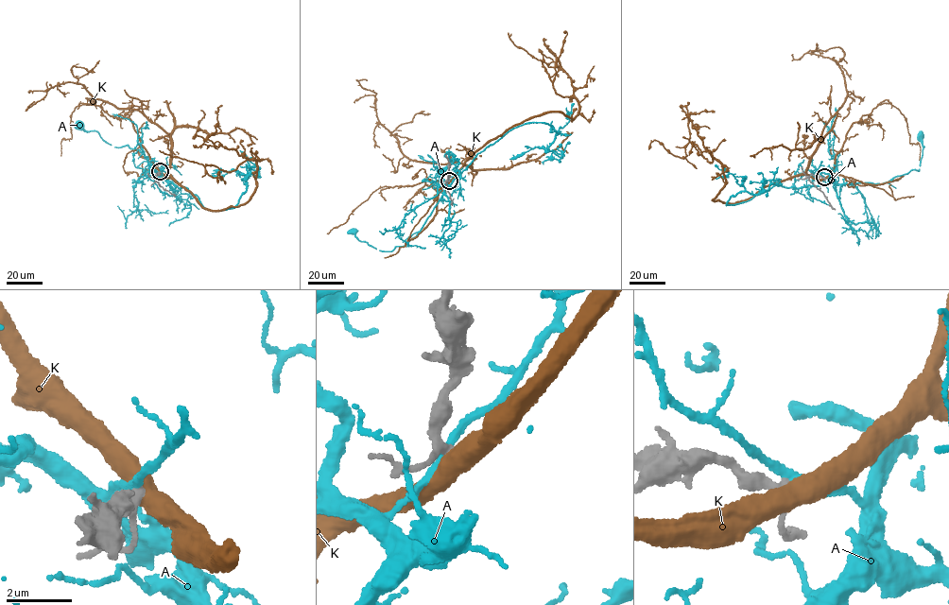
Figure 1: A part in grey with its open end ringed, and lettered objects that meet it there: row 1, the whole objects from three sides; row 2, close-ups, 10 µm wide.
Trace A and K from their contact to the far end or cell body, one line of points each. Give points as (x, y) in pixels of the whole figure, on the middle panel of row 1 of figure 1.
A: (449, 181), (430, 216), (405, 245), (397, 246), (391, 250), (380, 250), (360, 241), (353, 231)
K: (449, 181), (513, 126), (578, 112), (543, 64), (557, 64), (564, 31)

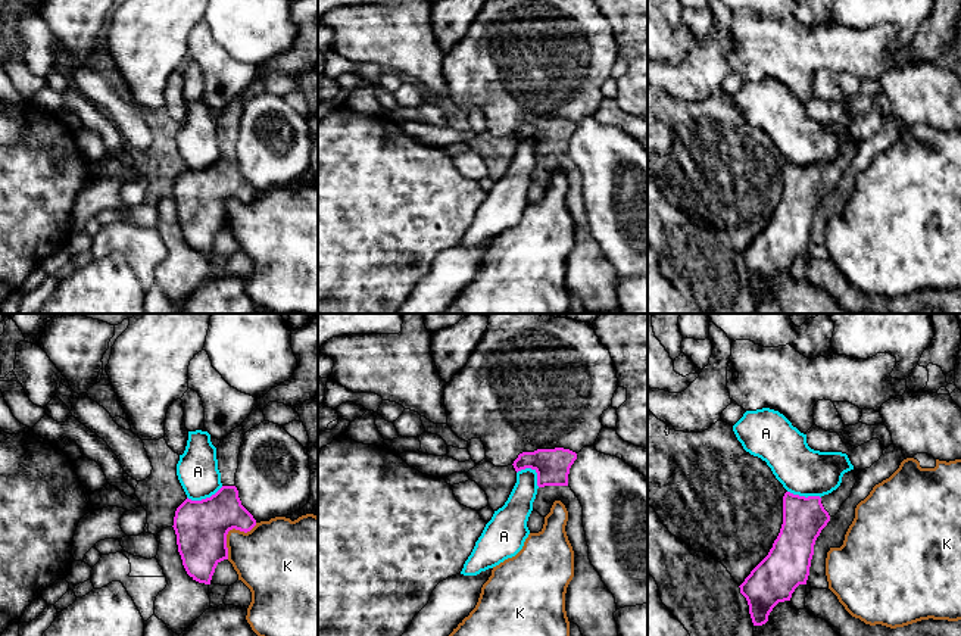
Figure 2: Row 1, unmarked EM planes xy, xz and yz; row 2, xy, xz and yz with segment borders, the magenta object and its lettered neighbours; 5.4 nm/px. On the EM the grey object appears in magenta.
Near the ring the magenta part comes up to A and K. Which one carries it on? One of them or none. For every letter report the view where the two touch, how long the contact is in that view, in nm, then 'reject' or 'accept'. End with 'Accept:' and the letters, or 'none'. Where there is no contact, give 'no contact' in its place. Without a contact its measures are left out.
A: contact in xy; length 220 nm; reject
K: contact in xy; length 260 nm; reject
Accept: none

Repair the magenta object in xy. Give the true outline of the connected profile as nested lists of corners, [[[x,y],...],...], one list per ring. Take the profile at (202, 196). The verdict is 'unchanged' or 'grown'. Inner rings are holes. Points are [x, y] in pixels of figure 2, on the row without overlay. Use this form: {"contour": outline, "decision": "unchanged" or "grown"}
{"contour": [[[240,94],[216,116],[222,158],[202,171],[185,169],[175,181],[174,200],[187,244],[210,255],[216,236],[228,230],[227,205],[235,199],[250,202],[253,186],[241,175],[235,143],[244,100]]], "decision": "grown"}

